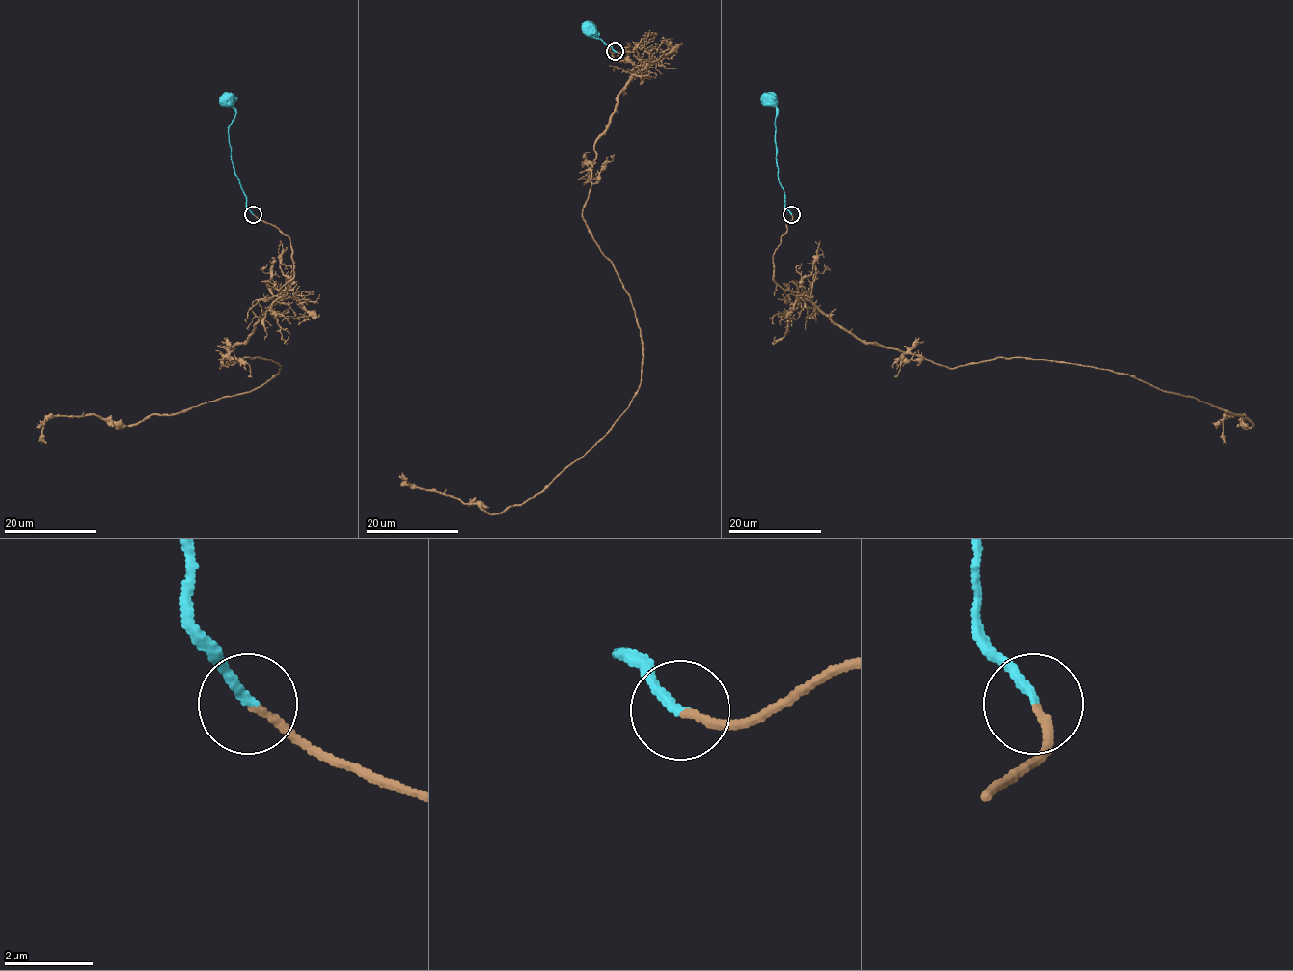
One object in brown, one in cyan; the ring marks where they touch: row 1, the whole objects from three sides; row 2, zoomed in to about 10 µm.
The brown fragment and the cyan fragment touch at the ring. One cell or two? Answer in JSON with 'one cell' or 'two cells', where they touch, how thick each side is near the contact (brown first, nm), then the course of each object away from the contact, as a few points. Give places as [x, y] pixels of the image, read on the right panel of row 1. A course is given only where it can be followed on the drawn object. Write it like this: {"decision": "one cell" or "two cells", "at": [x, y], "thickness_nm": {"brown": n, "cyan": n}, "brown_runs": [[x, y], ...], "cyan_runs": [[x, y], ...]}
{"decision": "one cell", "at": [791, 214], "thickness_nm": {"brown": 180, "cyan": 240}, "brown_runs": [[791, 214], [774, 281], [863, 341], [949, 369], [1119, 372], [1245, 415], [1224, 444]], "cyan_runs": [[791, 214], [785, 207], [785, 197], [779, 181], [776, 109], [770, 101]]}

